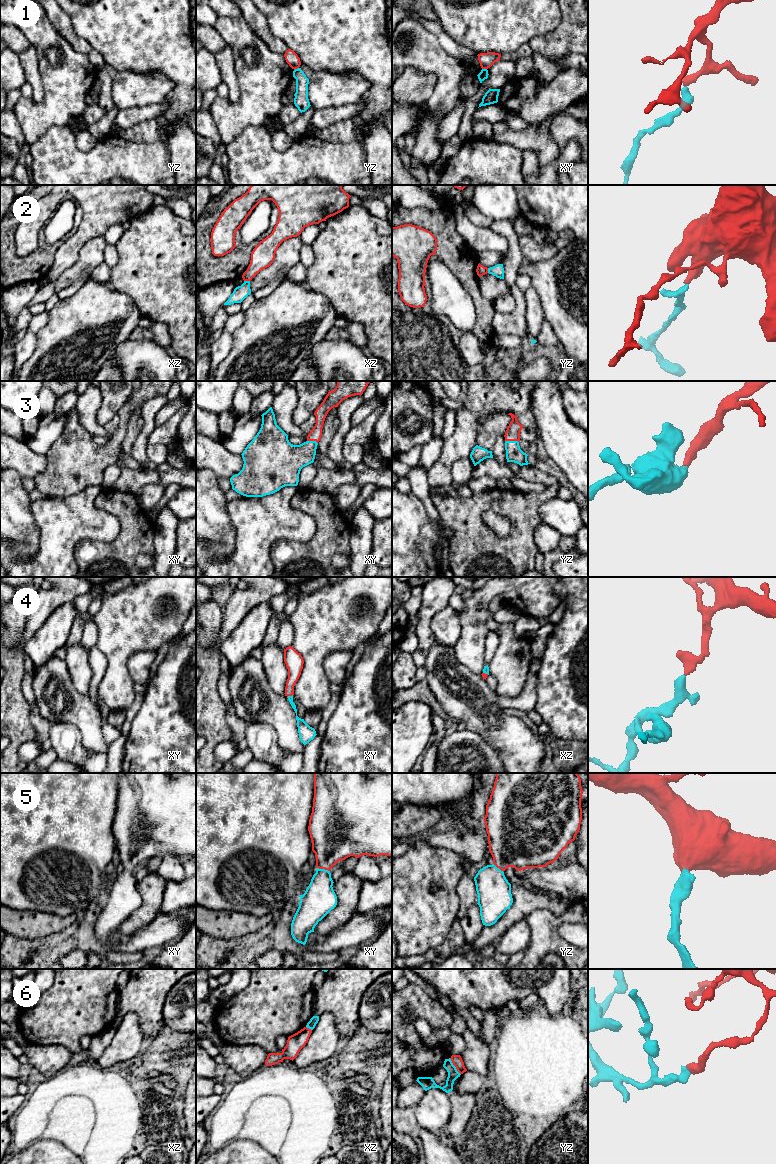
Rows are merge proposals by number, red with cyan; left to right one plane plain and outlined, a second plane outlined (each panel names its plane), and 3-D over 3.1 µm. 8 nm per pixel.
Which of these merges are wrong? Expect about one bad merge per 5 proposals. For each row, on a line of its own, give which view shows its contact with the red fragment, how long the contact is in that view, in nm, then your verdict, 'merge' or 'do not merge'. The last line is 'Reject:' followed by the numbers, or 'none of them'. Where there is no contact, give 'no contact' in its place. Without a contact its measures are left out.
1: contact in yz; length 50 nm; do not merge
2: contact in xz; length 50 nm; merge
3: contact in yz; length 110 nm; merge
4: contact in xy; length 50 nm; merge
5: contact in xy; length 120 nm; merge
6: contact in yz; length 160 nm; do not merge
Reject: 1, 6

